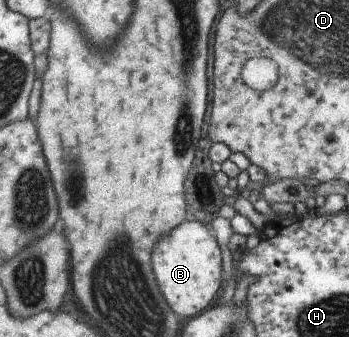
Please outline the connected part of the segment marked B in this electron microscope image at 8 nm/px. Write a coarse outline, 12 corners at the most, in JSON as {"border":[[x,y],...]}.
{"border":[[184,221],[152,250],[162,298],[183,321],[220,286],[208,225]]}

